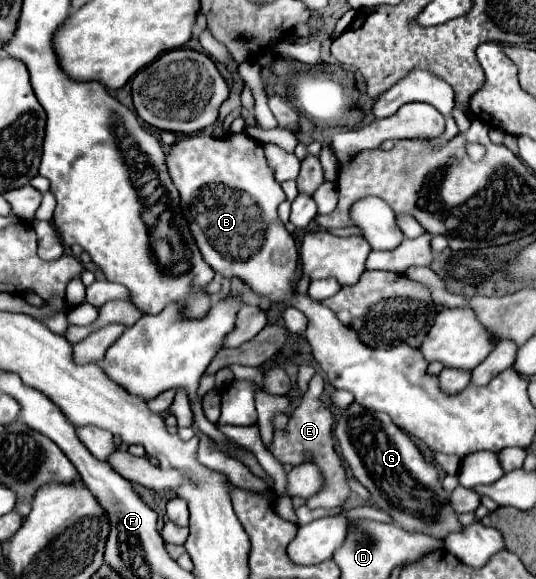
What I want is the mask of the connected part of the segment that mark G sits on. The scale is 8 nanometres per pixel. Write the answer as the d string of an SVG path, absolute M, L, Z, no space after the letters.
M353 402L337 420L335 438L351 474L371 492L373 504L385 510L403 530L421 532L437 540L445 540L449 532L463 530L457 512L451 508L449 492L439 482L435 464L425 460L415 442L385 412L371 412Z

